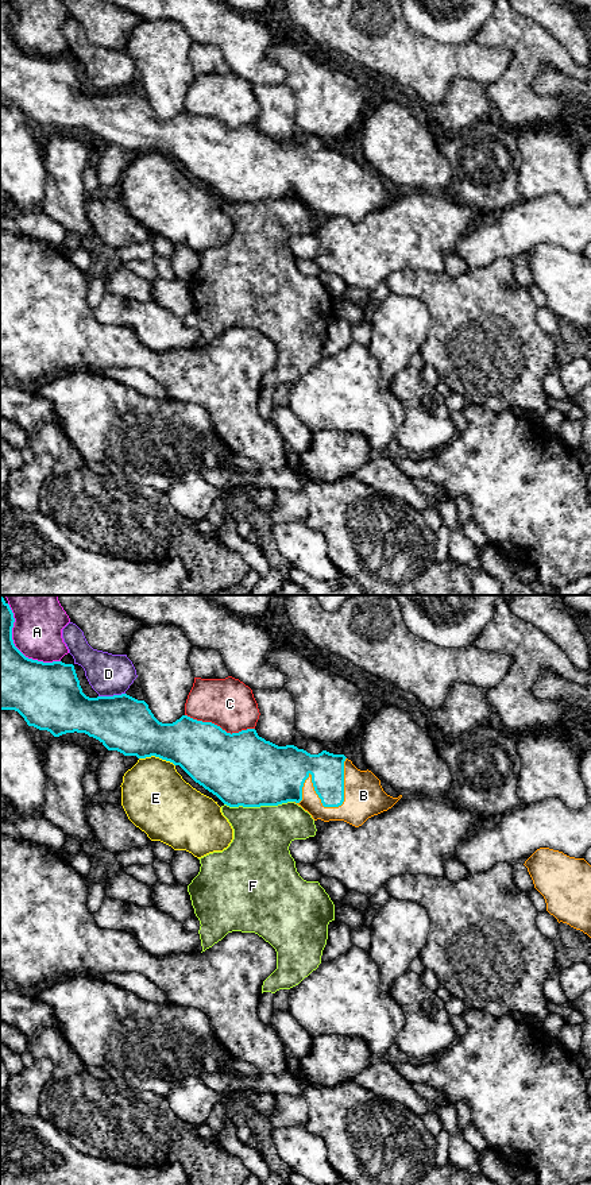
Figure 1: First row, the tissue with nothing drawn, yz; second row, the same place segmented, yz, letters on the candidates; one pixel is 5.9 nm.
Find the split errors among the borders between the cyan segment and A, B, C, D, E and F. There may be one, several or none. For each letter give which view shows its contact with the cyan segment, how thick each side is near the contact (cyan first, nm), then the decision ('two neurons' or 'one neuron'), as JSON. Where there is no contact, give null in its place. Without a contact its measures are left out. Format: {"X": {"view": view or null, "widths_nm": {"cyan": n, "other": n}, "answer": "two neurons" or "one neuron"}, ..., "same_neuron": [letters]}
{"A": {"view": "yz", "widths_nm": {"cyan": 380, "other": 300}, "answer": "two neurons"}, "B": {"view": "yz", "widths_nm": {"cyan": 200, "other": 240}, "answer": "one neuron"}, "C": {"view": "yz", "widths_nm": {"cyan": 380, "other": 300}, "answer": "two neurons"}, "D": {"view": "yz", "widths_nm": {"cyan": 320, "other": 240}, "answer": "two neurons"}, "E": {"view": "yz", "widths_nm": {"cyan": 320, "other": 400}, "answer": "two neurons"}, "F": {"view": "yz", "widths_nm": {"cyan": 440, "other": 340}, "answer": "two neurons"}, "same_neuron": ["B"]}

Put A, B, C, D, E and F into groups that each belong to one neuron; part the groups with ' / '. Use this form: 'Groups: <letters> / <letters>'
Groups: A / B / C / D / E / F

